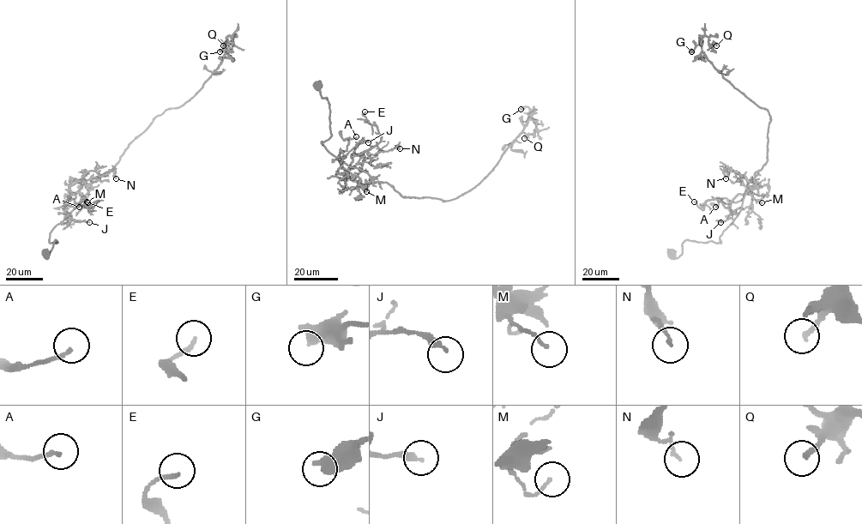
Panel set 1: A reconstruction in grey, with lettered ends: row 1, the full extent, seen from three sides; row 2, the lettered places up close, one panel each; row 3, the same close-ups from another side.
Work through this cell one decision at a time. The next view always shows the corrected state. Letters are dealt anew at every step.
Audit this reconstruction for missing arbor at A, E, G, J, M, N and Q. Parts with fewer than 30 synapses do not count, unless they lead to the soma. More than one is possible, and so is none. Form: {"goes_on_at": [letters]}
{"goes_on_at": []}

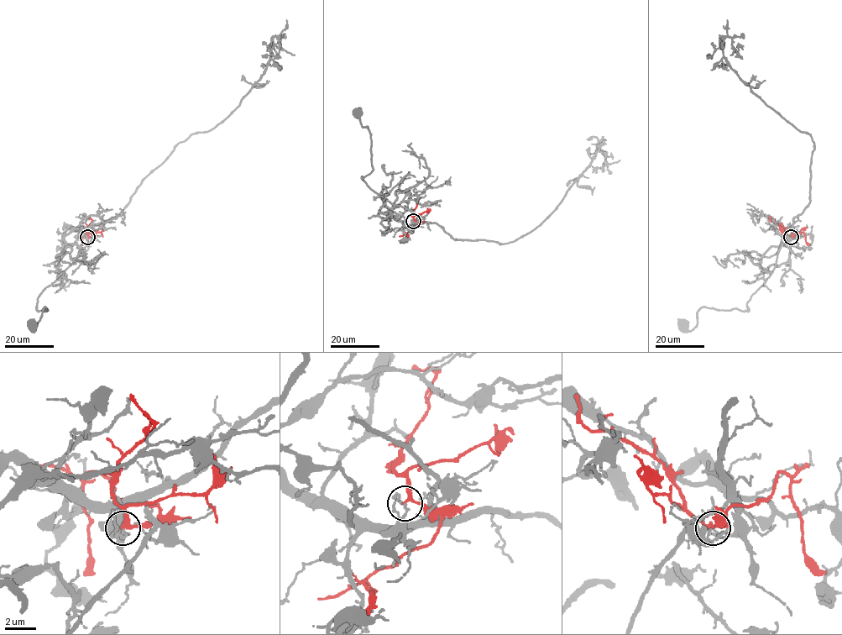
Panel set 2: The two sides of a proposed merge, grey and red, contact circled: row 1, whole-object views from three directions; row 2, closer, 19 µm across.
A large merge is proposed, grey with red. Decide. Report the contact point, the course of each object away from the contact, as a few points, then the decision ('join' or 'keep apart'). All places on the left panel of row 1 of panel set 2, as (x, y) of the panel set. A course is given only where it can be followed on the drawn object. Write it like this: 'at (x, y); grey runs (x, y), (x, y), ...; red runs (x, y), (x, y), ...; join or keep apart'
at (87, 237); grey runs (87, 237), (90, 233), (92, 237), (76, 259), (39, 296), (37, 310), (48, 309), (34, 330), (33, 326); red runs (87, 237), (93, 233), (82, 228), (81, 244); keep apart

